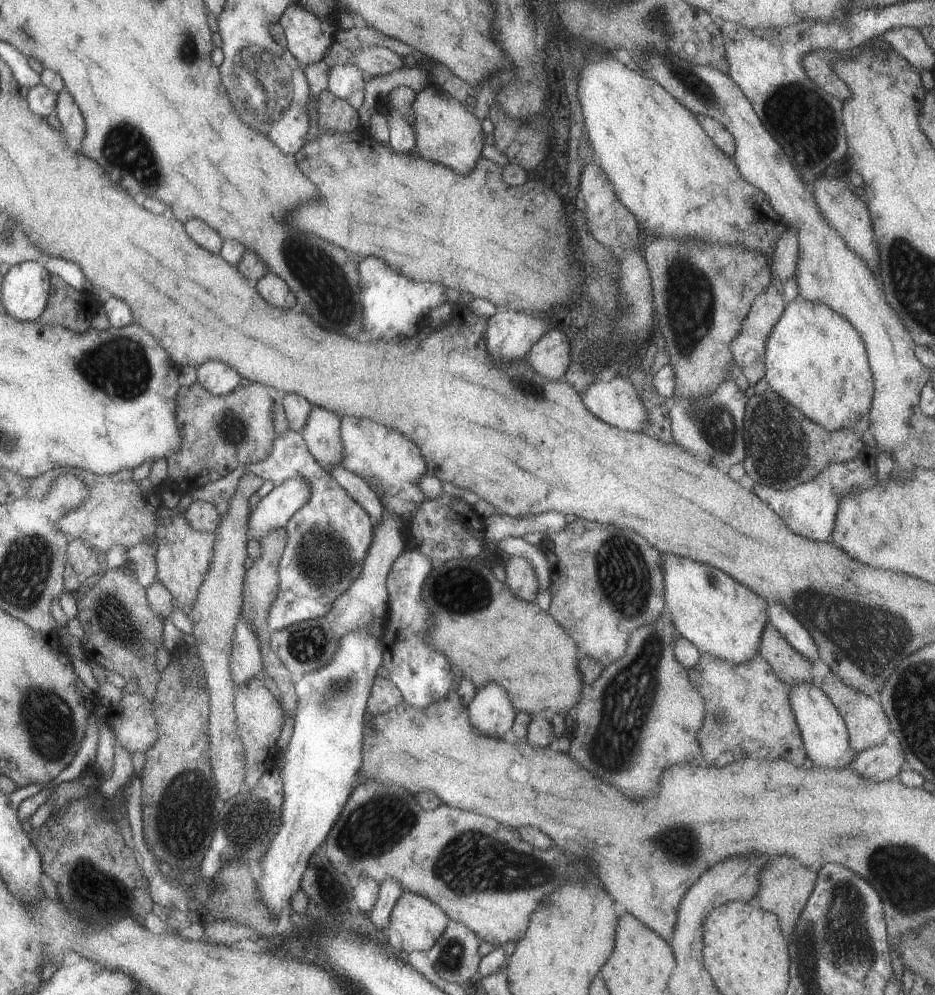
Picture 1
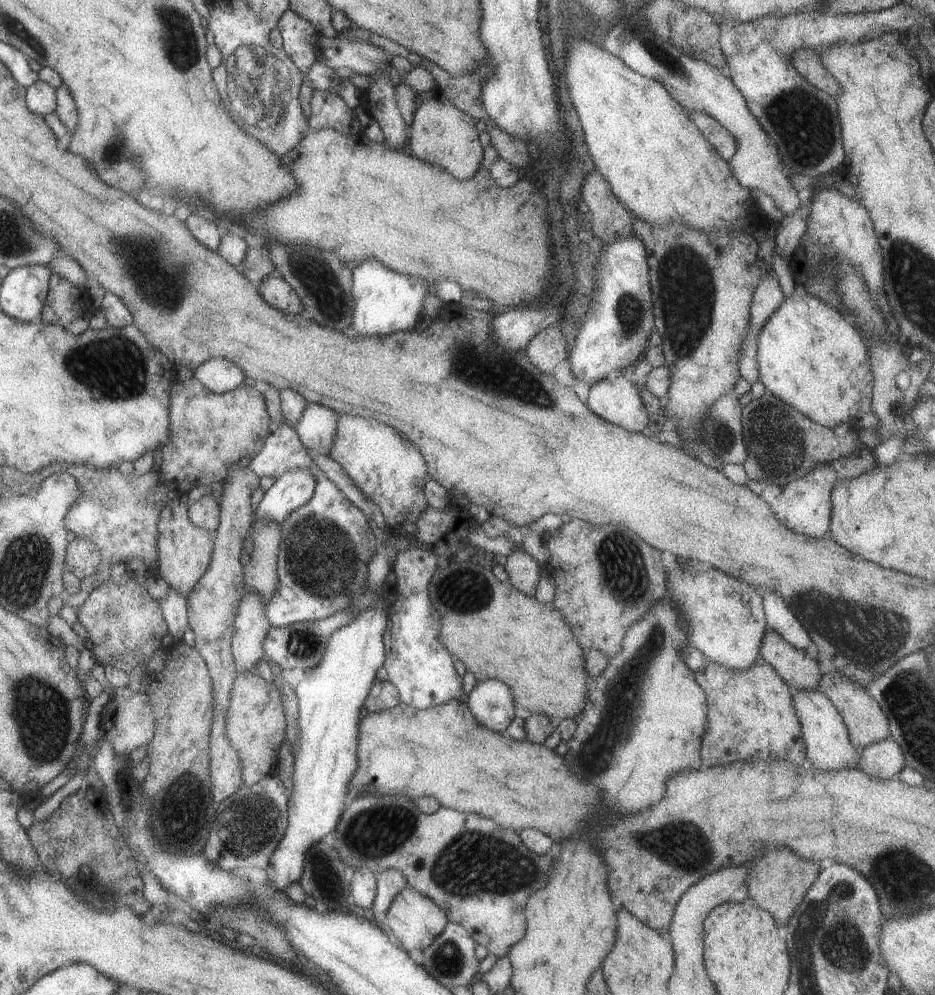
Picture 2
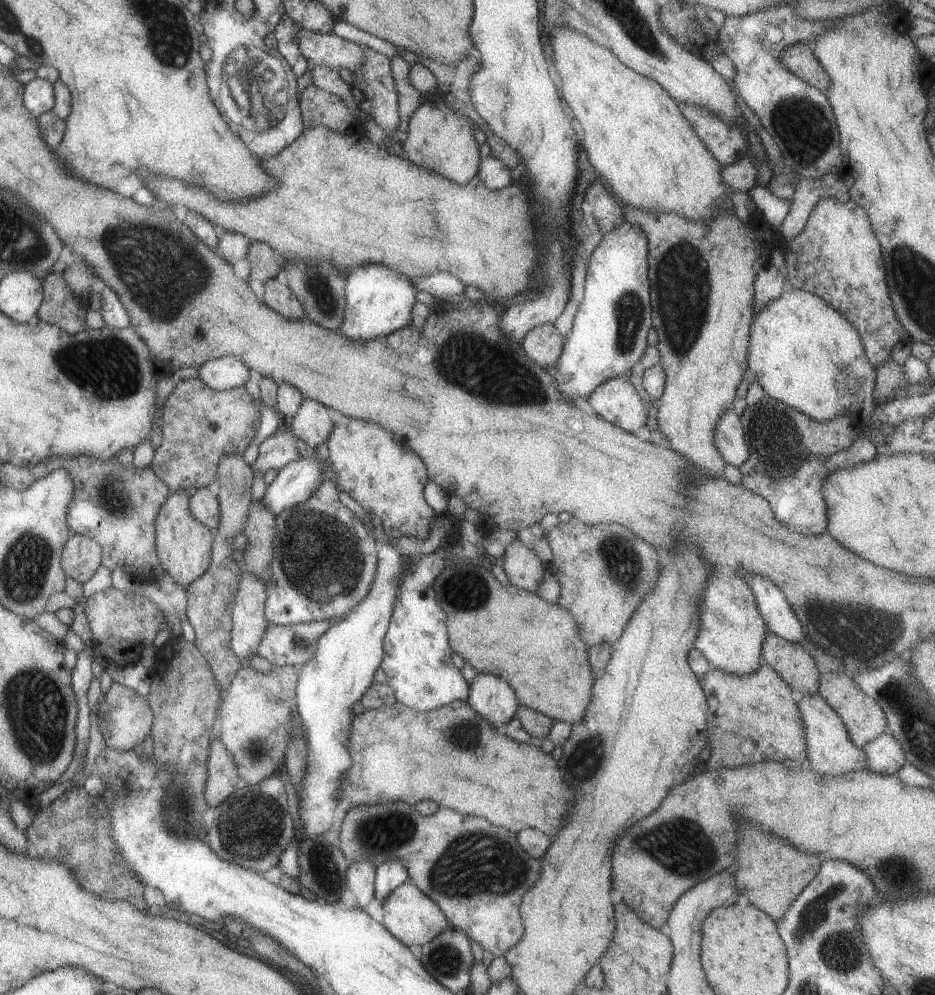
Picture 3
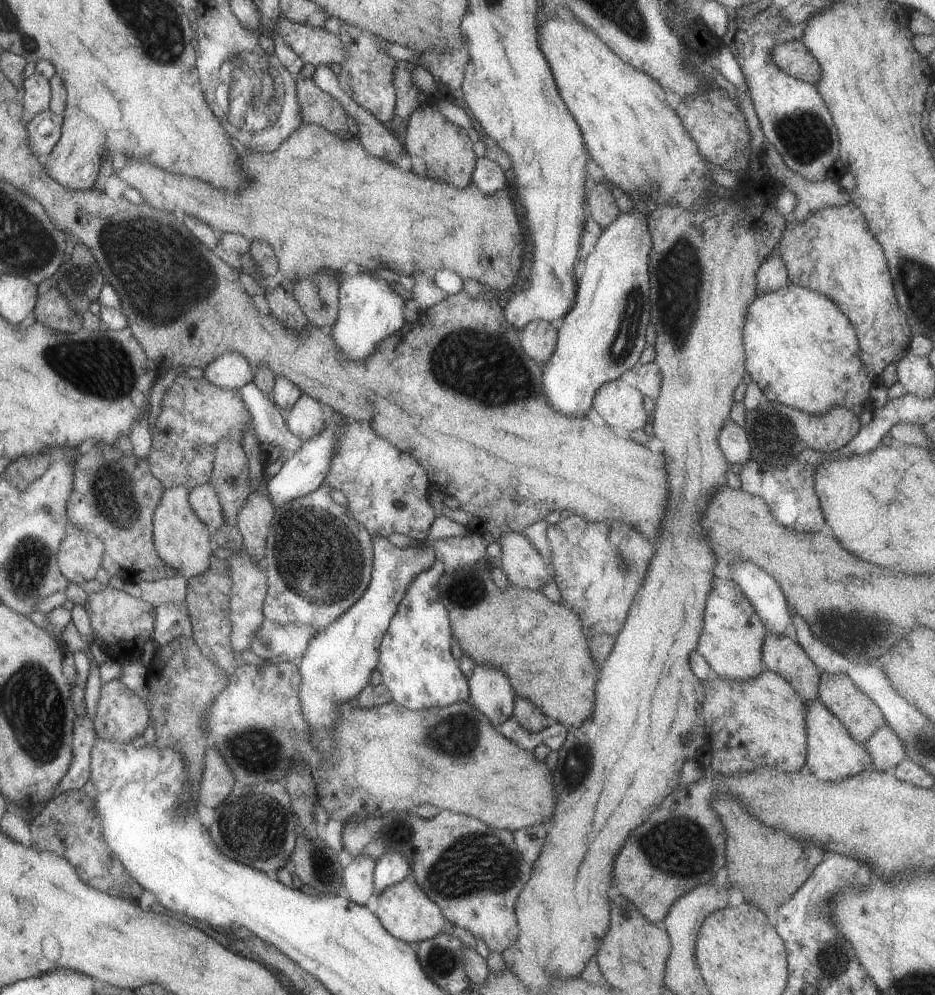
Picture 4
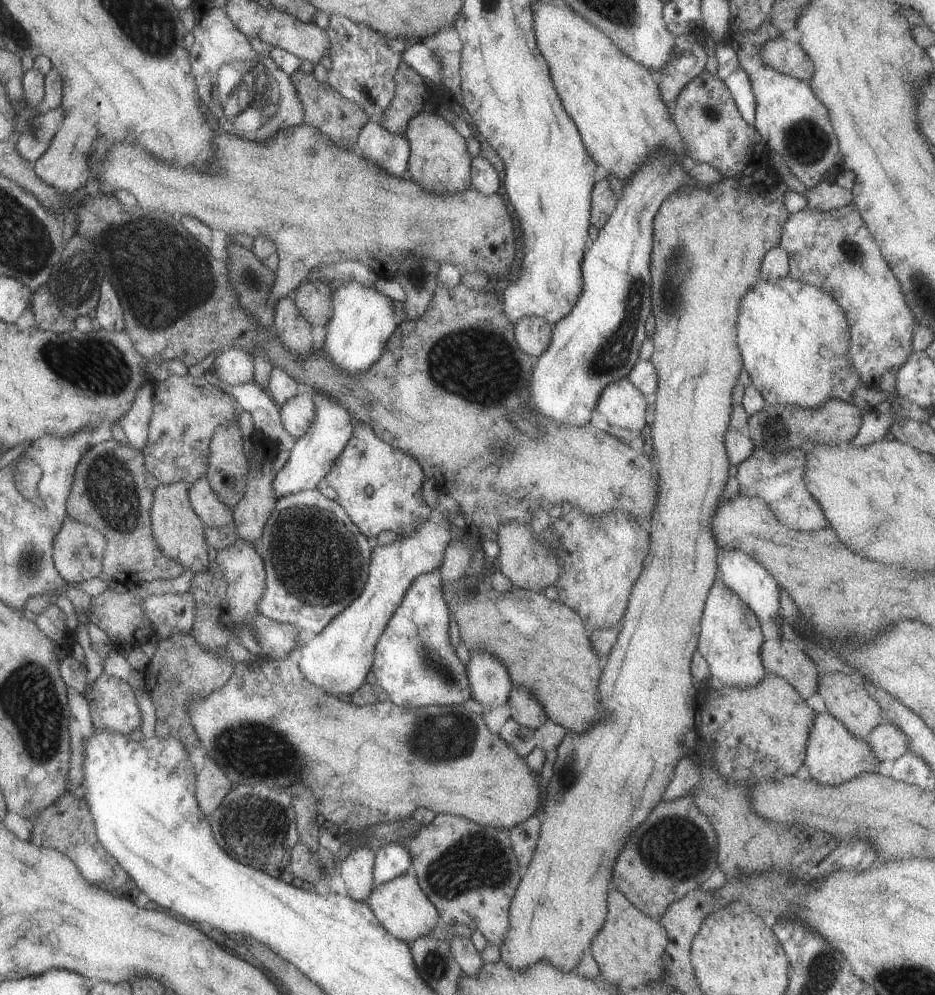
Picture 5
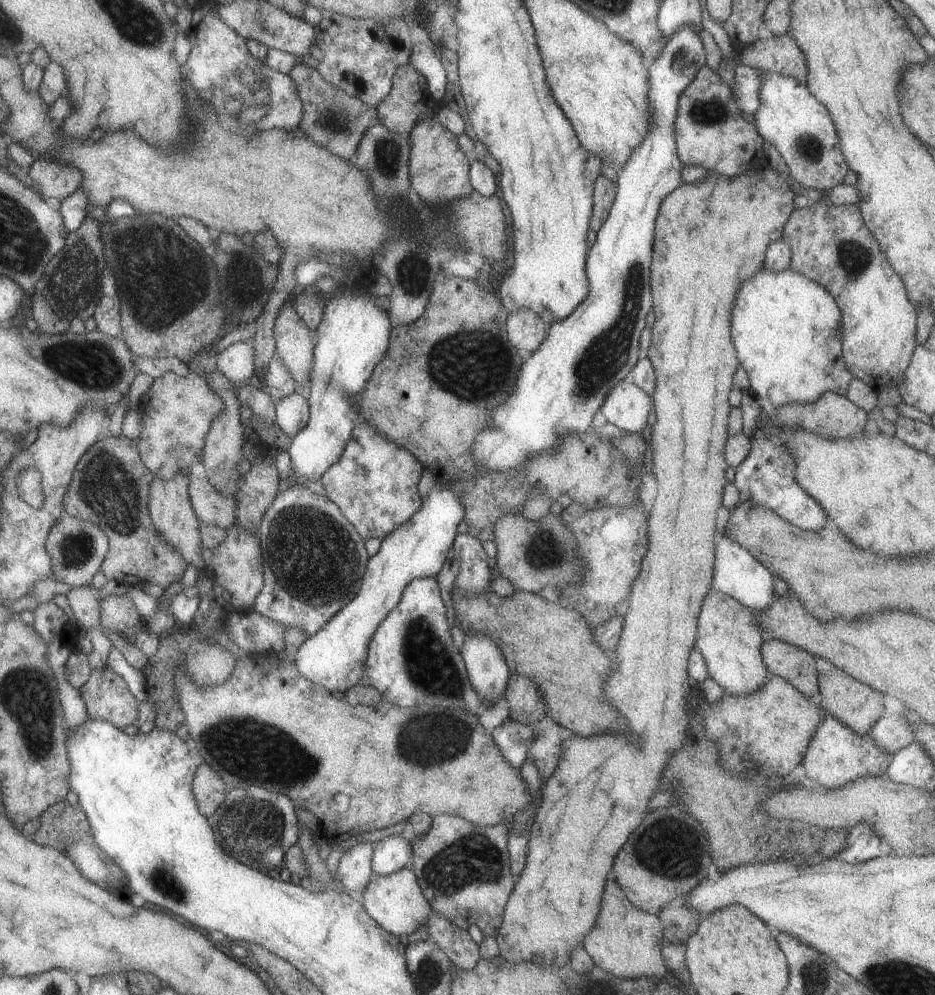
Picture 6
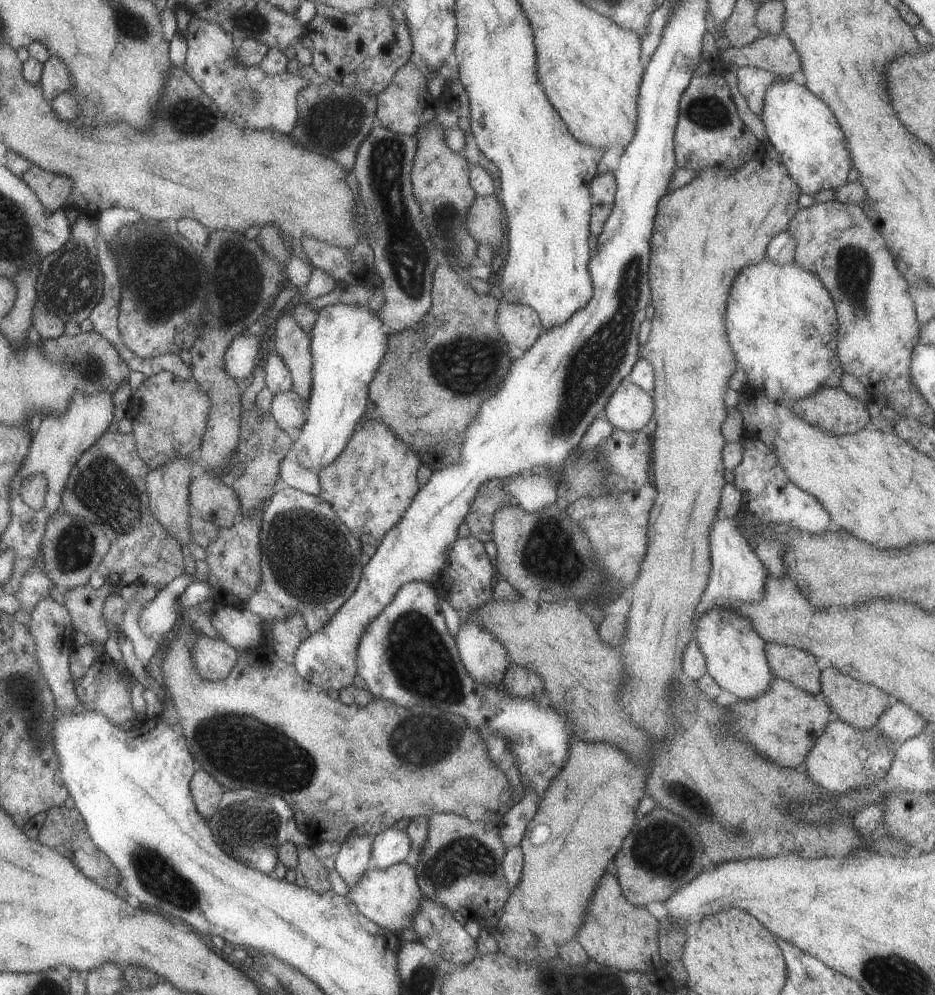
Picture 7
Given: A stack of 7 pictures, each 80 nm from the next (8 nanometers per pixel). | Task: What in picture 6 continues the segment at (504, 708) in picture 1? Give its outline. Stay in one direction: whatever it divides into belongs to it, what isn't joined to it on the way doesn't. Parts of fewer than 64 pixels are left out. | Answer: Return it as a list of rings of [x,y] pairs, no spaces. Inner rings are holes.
[[[483,632],[464,637],[460,654],[467,678],[481,700],[495,704],[503,697],[510,676],[503,654]]]

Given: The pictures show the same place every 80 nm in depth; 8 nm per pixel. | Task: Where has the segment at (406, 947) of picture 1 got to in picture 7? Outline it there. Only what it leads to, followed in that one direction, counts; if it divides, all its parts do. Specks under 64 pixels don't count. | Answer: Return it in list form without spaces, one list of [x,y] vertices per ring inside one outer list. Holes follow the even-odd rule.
[[[403,862],[385,870],[369,867],[356,883],[349,887],[348,898],[357,910],[369,920],[391,932],[400,932],[412,926],[412,918],[420,905],[420,888],[413,867]]]

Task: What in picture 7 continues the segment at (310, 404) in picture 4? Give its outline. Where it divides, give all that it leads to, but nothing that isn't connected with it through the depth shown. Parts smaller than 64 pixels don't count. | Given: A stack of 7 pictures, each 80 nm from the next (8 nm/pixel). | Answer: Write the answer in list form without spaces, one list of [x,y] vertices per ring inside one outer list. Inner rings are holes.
[[[292,390],[277,393],[272,395],[270,413],[281,430],[293,434],[305,424],[307,403]]]

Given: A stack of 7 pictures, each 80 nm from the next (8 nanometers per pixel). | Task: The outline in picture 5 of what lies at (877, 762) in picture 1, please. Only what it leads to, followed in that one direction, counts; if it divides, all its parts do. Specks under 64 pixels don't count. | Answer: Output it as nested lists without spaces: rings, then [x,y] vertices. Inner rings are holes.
[[[883,718],[882,722],[879,722],[862,740],[873,750],[879,763],[885,760],[893,763],[893,760],[903,756],[909,748],[907,736],[886,718]]]

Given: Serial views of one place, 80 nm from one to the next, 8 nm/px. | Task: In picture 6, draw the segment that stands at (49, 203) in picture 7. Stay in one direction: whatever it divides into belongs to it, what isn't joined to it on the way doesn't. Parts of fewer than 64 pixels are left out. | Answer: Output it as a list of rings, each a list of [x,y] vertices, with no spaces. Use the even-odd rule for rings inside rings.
[[[39,156],[27,170],[27,176],[33,183],[32,189],[41,198],[65,198],[80,188],[82,184],[81,172],[73,164],[65,164],[53,158]]]

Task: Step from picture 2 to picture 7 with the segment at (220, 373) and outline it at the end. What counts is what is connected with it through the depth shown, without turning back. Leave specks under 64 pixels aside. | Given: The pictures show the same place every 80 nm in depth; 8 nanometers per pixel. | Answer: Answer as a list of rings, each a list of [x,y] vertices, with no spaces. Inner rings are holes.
[[[253,335],[237,336],[229,343],[222,356],[223,368],[242,385],[252,377],[260,358],[261,346]]]

